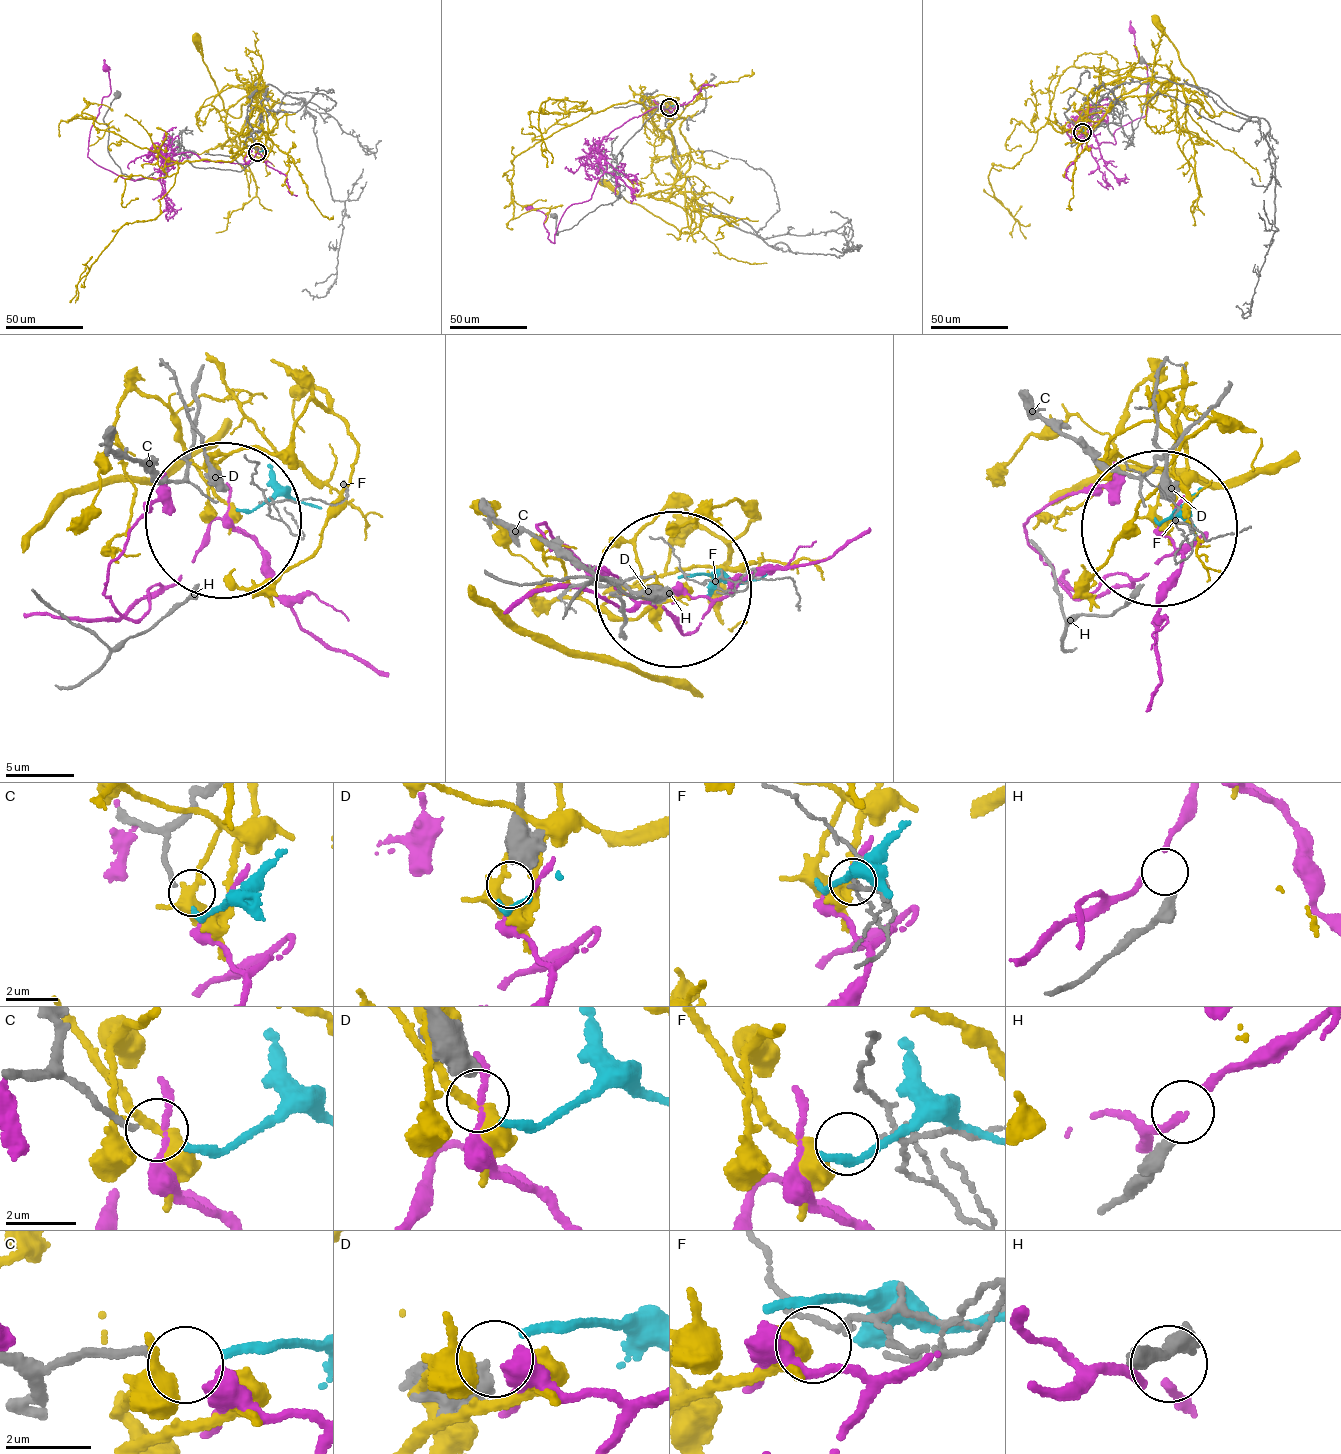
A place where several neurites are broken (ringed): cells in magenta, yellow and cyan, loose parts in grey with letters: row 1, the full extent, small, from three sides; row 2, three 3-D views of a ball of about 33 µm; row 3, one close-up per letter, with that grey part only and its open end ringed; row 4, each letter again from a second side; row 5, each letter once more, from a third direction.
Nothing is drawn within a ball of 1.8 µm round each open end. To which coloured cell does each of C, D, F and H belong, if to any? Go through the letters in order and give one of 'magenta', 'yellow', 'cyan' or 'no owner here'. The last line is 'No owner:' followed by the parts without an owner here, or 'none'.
C: cyan
D: no owner here
F: yellow
H: no owner here
No owner: D, H

